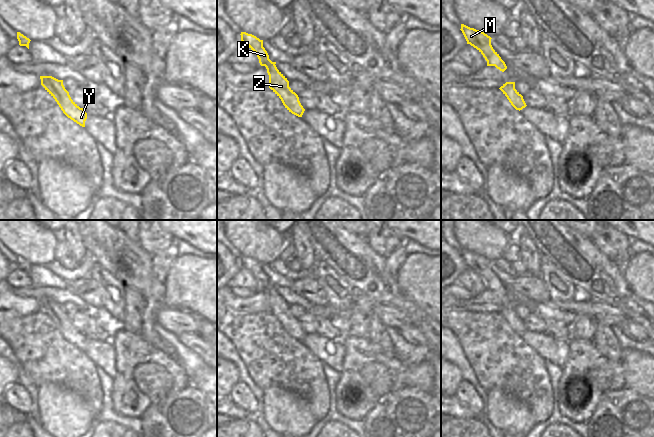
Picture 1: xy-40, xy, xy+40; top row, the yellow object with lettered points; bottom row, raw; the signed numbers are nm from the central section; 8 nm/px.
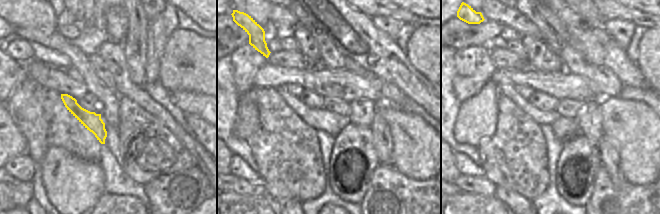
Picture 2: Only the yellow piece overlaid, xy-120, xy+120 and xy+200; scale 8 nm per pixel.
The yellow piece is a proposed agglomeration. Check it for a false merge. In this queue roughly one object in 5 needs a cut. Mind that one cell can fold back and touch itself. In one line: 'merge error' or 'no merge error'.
no merge error

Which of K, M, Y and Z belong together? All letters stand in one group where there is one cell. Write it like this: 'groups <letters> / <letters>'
groups K M Y Z

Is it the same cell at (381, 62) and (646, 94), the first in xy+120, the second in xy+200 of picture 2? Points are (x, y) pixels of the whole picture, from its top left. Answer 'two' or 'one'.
two

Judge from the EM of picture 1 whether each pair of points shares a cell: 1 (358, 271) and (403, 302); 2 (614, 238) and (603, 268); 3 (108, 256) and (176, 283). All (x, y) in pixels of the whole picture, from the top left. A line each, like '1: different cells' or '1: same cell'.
1: same cell
2: different cells
3: different cells

